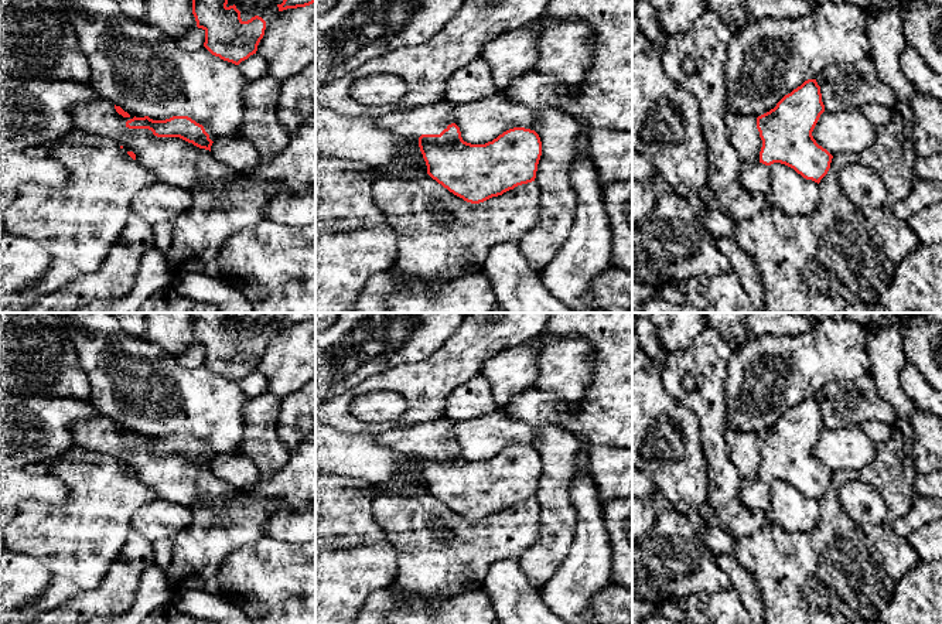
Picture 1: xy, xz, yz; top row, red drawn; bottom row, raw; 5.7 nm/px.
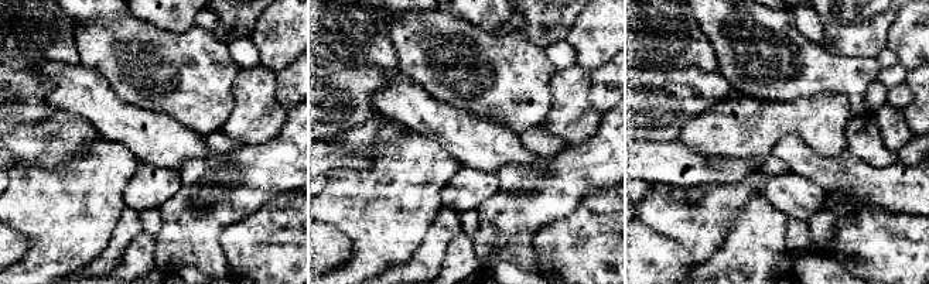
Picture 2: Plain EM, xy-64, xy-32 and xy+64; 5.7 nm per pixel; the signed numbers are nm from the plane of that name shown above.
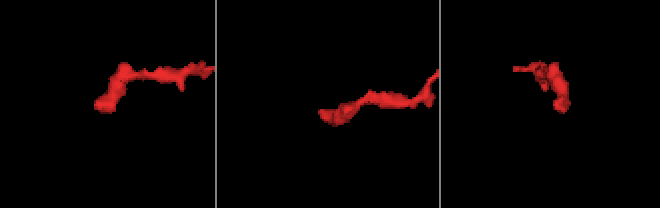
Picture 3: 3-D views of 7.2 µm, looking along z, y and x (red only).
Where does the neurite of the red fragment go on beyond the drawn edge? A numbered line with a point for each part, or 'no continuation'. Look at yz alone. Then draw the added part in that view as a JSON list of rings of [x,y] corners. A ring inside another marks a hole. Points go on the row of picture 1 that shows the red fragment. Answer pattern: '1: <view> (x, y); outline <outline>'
1: yz (754, 177); outline [[[760,161],[757,163],[743,163],[741,173],[740,173],[740,183],[744,190],[767,195],[769,194],[771,185],[771,170],[769,166],[765,166]]]

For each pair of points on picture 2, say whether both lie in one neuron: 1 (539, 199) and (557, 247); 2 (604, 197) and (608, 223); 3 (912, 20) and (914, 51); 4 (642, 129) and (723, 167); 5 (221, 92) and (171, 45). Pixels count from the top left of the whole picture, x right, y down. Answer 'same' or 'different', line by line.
1: different
2: different
3: same
4: different
5: same

